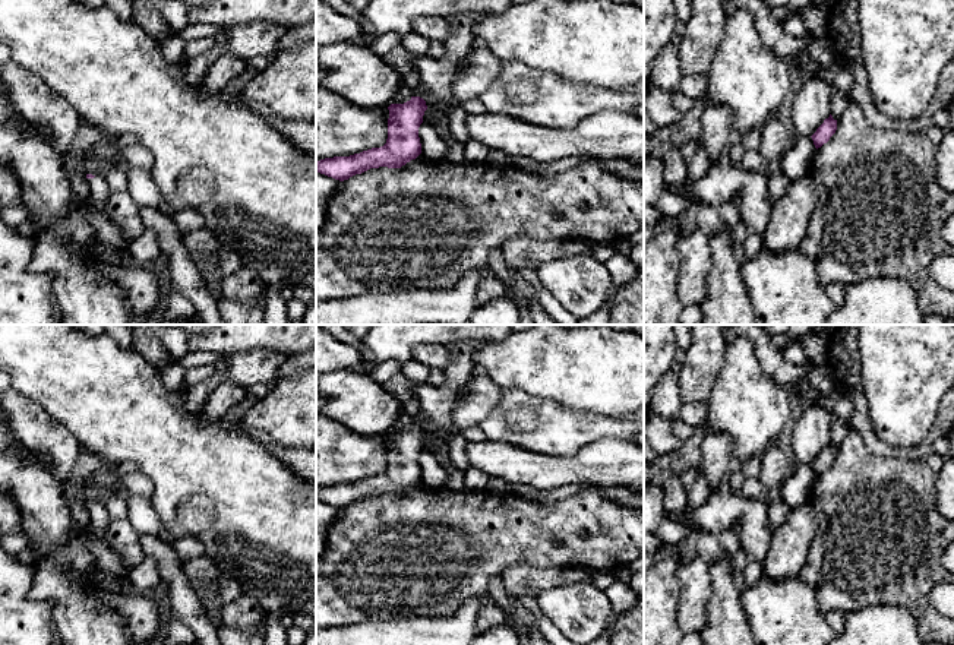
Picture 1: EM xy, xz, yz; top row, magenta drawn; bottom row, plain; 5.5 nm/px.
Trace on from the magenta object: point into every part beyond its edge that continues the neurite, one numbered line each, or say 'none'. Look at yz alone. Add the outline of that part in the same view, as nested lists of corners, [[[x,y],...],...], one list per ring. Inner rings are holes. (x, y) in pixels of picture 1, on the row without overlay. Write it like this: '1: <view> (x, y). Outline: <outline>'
none

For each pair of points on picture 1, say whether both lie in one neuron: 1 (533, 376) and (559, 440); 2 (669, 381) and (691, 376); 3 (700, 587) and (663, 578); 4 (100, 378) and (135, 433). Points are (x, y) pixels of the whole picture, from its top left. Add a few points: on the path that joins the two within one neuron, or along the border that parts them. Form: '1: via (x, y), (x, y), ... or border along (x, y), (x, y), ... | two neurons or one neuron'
1: border along (508, 388), (550, 398), (574, 410) | two neurons
2: border along (678, 376), (682, 401) | two neurons
3: border along (681, 563), (676, 571), (678, 617) | two neurons
4: via (101, 391), (130, 420) | one neuron

